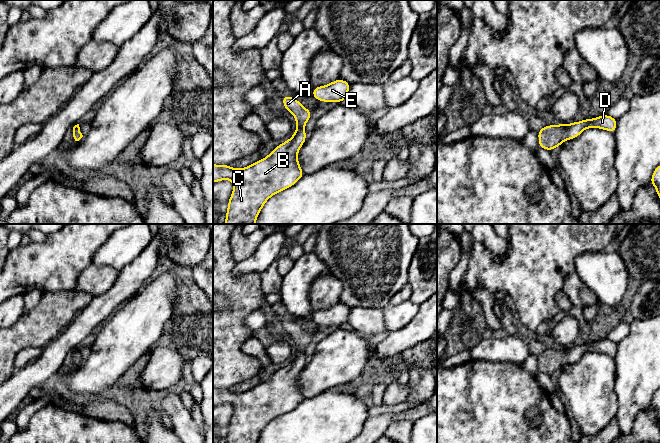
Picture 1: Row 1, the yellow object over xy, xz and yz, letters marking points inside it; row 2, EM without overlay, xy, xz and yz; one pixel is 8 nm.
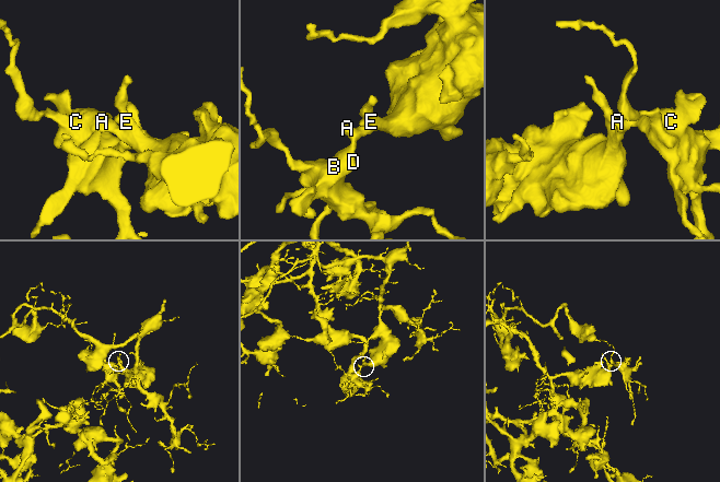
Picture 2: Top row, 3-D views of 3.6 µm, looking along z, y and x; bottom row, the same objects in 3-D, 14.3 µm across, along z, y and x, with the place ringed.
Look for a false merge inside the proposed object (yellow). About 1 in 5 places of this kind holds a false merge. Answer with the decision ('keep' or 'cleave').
keep

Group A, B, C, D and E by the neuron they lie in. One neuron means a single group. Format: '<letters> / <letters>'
A B C D E

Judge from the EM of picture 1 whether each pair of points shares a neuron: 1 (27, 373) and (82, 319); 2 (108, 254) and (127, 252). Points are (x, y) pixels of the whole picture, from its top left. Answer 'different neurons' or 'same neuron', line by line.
1: same neuron
2: same neuron

